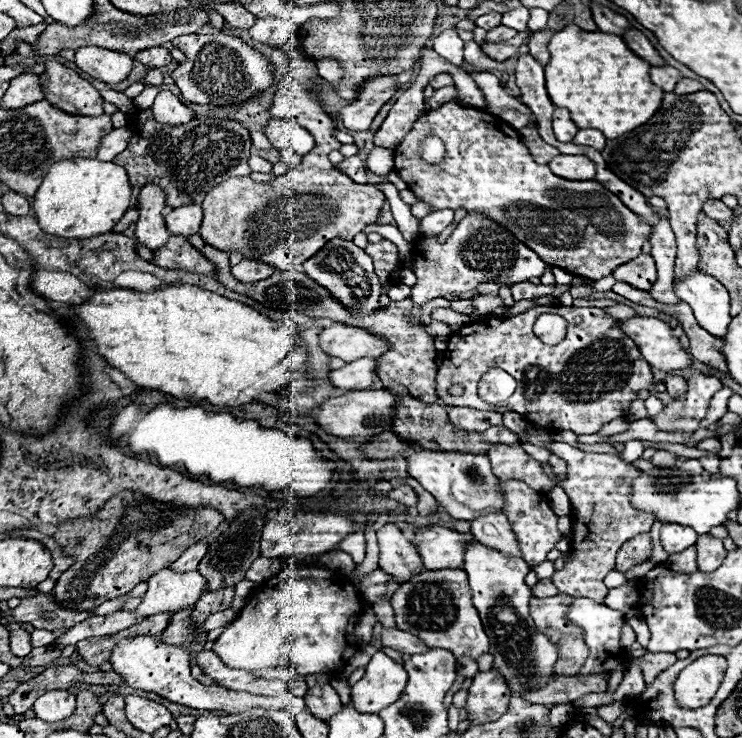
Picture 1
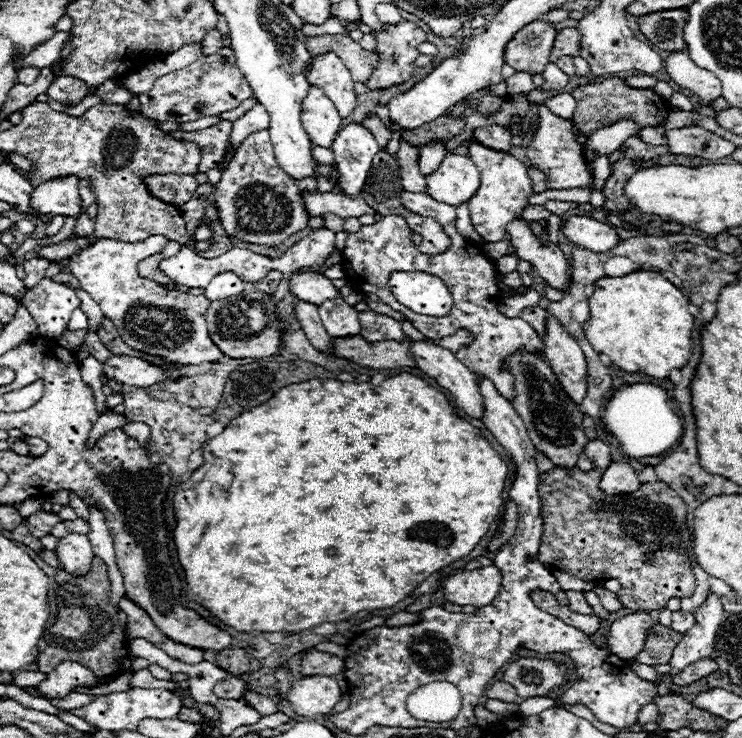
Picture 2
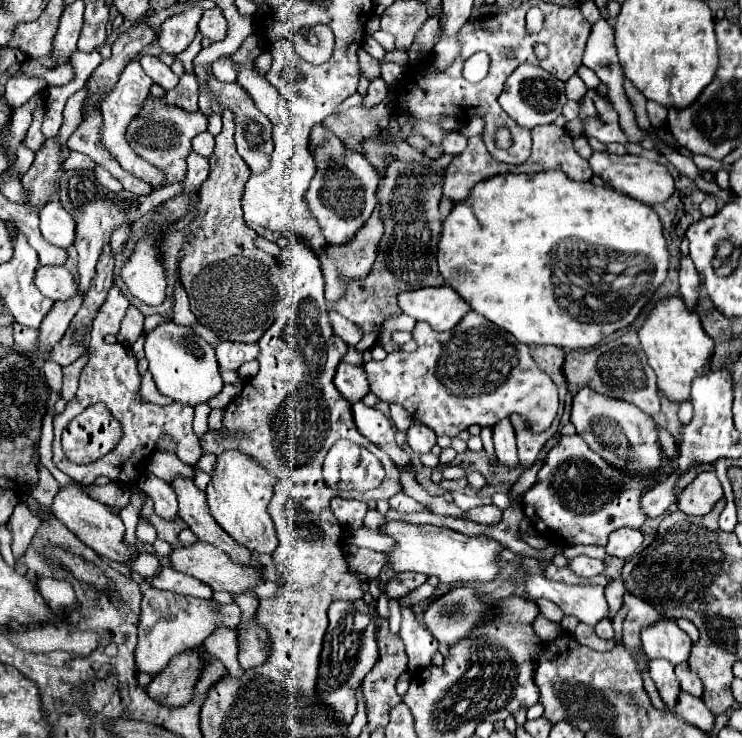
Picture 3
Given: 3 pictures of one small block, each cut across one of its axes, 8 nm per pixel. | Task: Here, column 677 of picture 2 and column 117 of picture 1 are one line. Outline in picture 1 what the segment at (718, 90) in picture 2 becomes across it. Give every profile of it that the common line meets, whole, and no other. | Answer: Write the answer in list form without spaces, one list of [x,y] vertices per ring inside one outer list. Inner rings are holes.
[[[100,46],[76,48],[74,64],[92,78],[98,78],[106,84],[122,82],[132,70],[132,58],[128,54],[106,50]]]

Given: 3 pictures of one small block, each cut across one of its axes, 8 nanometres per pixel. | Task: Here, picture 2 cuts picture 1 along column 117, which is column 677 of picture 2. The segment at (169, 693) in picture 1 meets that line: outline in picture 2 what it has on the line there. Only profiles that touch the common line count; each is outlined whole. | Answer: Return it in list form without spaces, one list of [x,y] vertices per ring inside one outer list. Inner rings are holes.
[[[710,592],[704,604],[694,612],[696,624],[684,634],[684,638],[674,648],[674,654],[670,660],[670,666],[672,666],[670,676],[678,674],[680,670],[684,670],[688,664],[696,660],[712,656],[716,632],[718,632],[718,626],[722,624],[722,614],[724,614],[724,606],[720,598]]]

